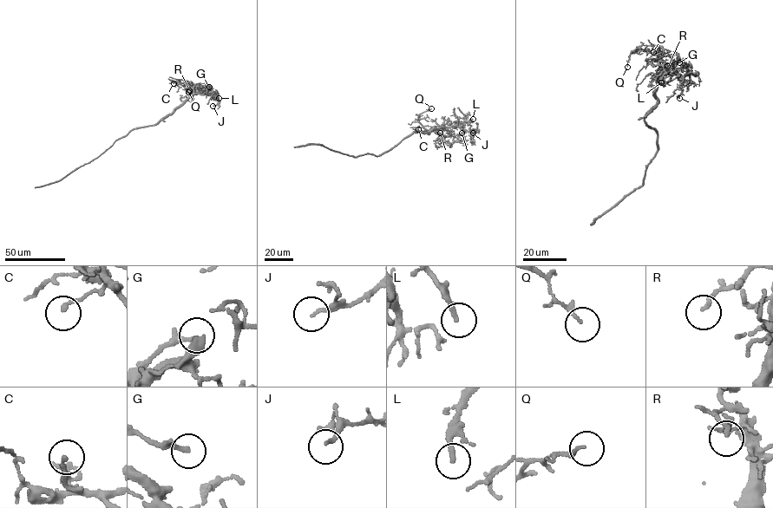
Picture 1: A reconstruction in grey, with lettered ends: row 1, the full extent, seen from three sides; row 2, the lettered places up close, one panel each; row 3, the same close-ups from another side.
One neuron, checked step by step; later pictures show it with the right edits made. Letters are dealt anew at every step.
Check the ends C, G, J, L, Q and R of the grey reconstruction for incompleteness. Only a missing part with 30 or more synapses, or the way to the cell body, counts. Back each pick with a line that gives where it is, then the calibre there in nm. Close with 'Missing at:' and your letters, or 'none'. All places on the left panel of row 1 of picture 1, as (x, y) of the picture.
L: (219, 98) | 170 nm
Missing at: L

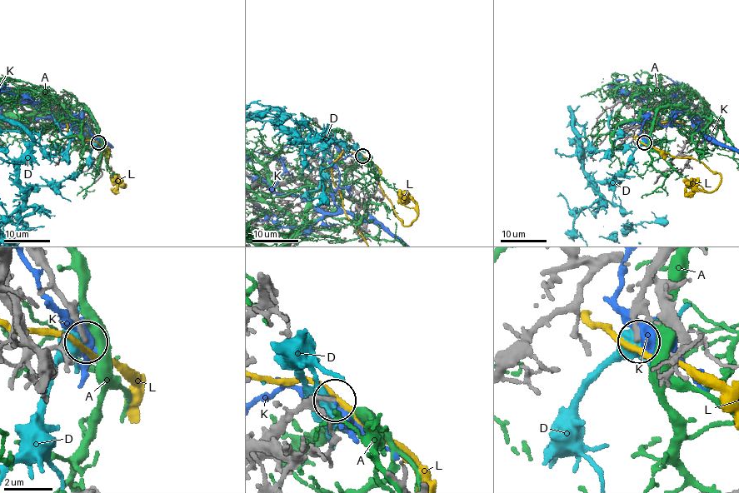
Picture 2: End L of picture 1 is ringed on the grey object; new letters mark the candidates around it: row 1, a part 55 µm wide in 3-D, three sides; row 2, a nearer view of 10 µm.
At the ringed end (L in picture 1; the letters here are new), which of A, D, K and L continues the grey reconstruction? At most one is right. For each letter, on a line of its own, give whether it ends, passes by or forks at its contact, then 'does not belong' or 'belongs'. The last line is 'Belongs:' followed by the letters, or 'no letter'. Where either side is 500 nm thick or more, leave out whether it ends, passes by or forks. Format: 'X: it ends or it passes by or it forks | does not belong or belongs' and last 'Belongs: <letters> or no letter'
A: it passes by | does not belong
D: it forks | does not belong
K: it forks | does not belong
L: it passes by | does not belong
Belongs: no letter

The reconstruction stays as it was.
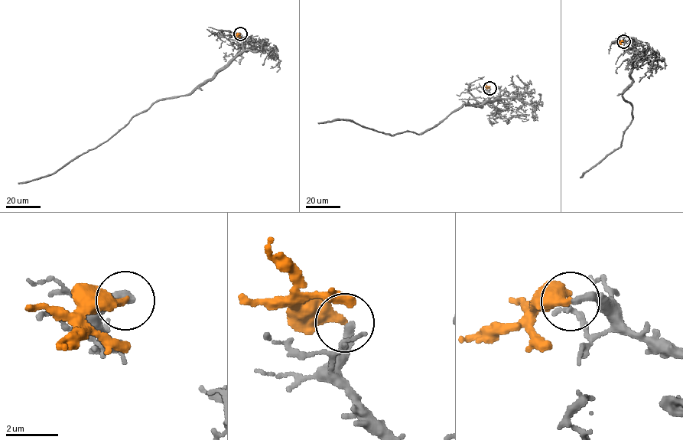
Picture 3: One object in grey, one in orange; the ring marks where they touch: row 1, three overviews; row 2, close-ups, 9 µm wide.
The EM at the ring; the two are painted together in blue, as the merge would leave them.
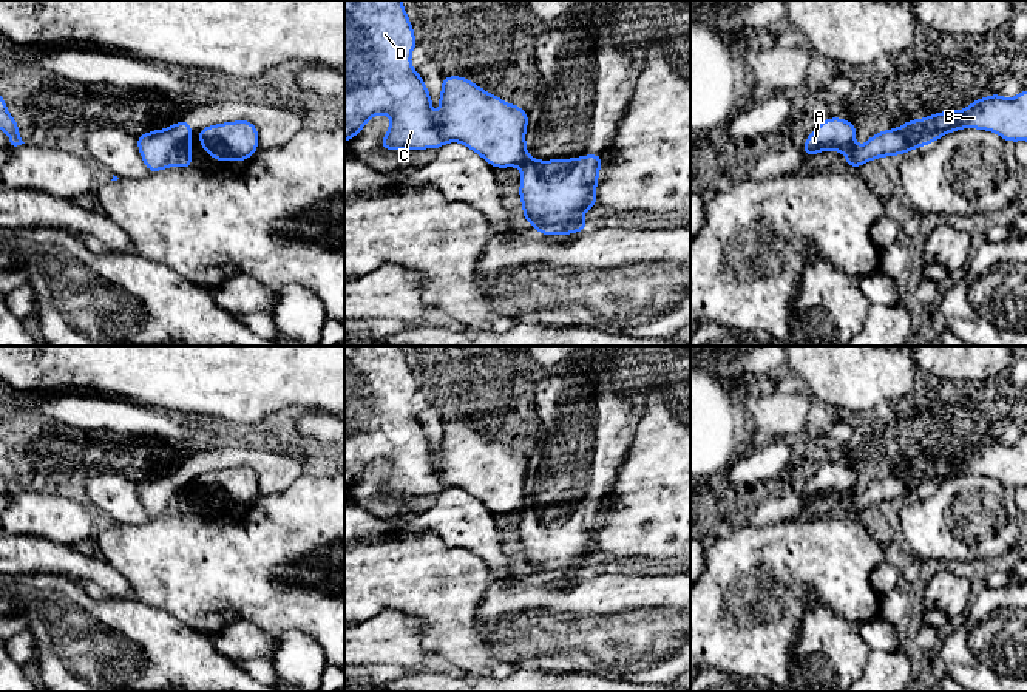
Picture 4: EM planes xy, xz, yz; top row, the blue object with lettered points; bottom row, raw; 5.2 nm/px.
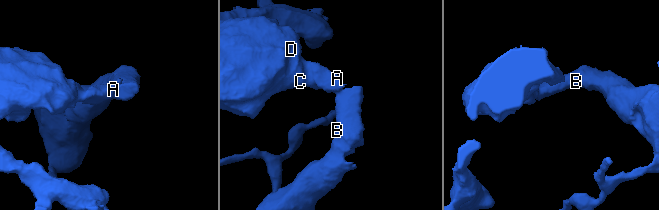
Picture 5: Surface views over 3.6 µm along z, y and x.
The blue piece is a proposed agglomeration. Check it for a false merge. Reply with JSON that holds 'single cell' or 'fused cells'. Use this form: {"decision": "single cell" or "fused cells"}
{"decision": "fused cells"}

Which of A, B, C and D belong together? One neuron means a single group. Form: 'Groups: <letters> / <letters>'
Groups: A C D / B

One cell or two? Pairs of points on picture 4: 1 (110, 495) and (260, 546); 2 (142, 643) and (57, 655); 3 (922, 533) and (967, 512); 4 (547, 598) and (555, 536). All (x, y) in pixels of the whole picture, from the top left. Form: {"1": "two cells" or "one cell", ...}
{"1": "two cells", "2": "one cell", "3": "one cell", "4": "two cells"}

